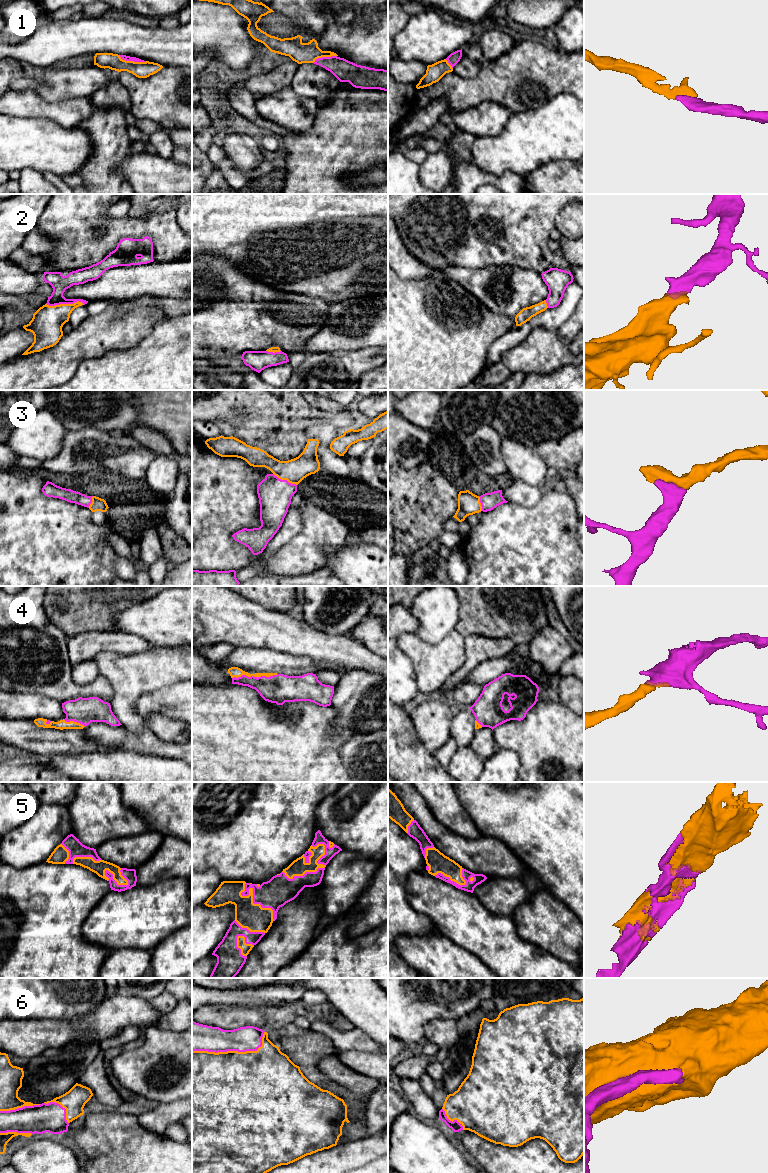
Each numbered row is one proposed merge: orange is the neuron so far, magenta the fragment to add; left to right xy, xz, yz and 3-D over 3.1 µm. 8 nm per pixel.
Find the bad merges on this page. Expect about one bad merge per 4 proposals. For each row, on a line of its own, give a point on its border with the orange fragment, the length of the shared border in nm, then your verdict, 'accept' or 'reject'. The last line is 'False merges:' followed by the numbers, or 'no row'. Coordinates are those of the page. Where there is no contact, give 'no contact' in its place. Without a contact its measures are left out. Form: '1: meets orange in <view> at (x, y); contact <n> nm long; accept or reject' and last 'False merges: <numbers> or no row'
1: meets orange in xy at (133, 61); contact 220 nm long; accept
2: meets orange in xy at (65, 304); contact 320 nm long; accept
3: meets orange in xz at (285, 479); contact 220 nm long; accept
4: meets orange in xz at (254, 676); contact 360 nm long; accept
5: meets orange in xz at (252, 897); contact 380 nm long; accept
6: meets orange in xz at (233, 1051); contact 600 nm long; accept
False merges: no row

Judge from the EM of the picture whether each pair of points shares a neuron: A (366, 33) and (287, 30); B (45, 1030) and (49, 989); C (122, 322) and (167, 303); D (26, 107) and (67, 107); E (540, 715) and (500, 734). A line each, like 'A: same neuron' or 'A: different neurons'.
A: same neuron
B: different neurons
C: different neurons
D: same neuron
E: same neuron

